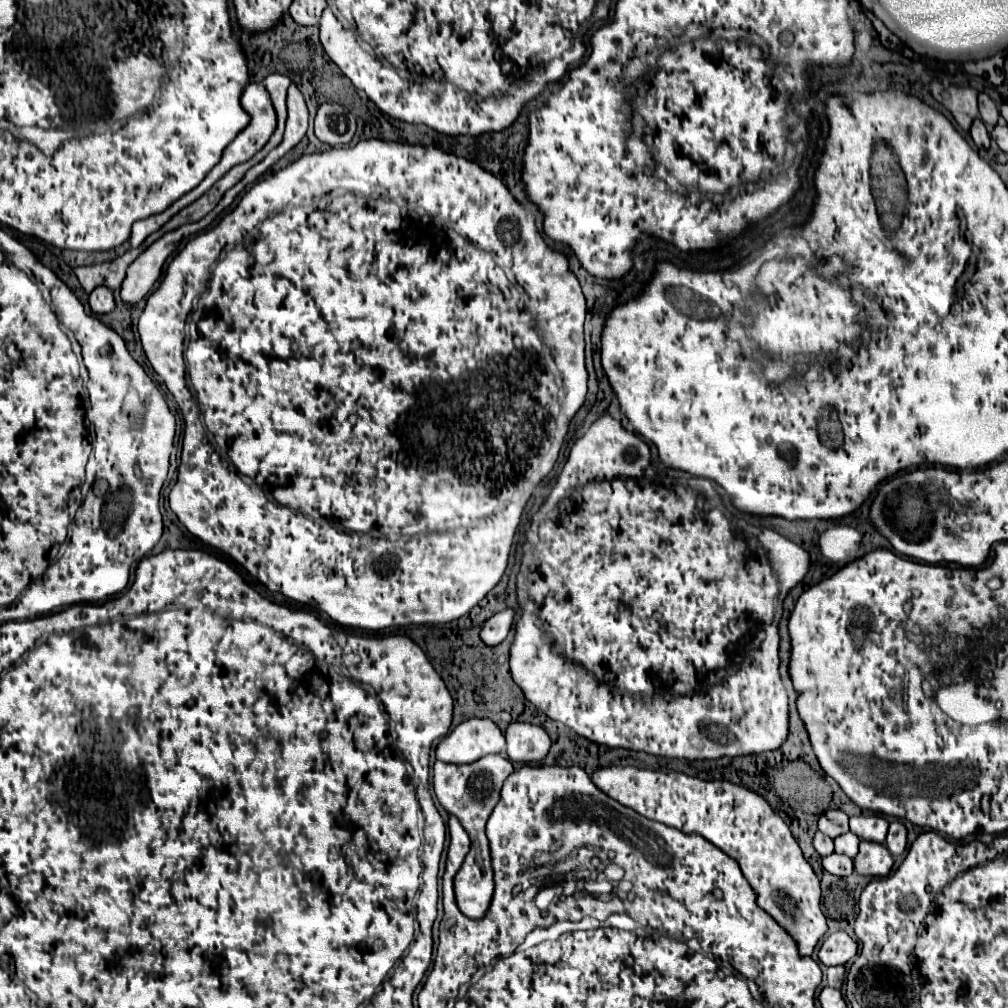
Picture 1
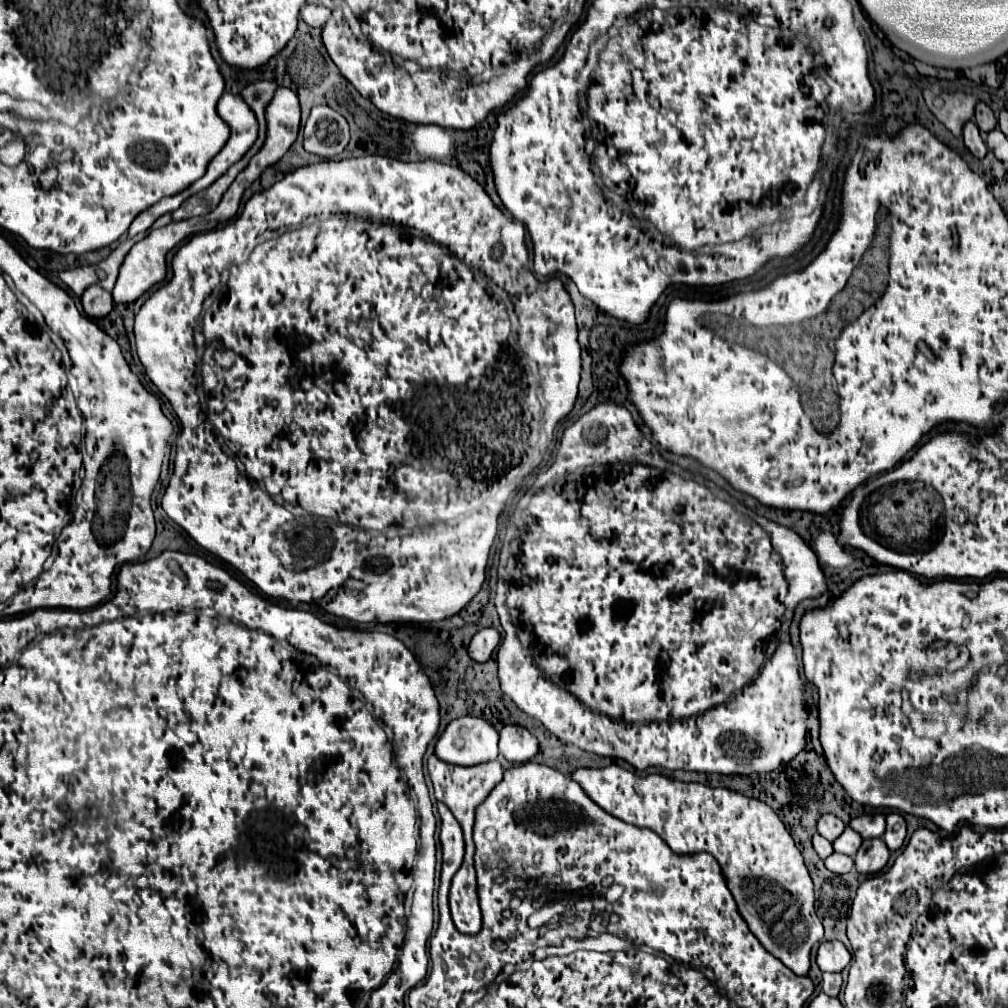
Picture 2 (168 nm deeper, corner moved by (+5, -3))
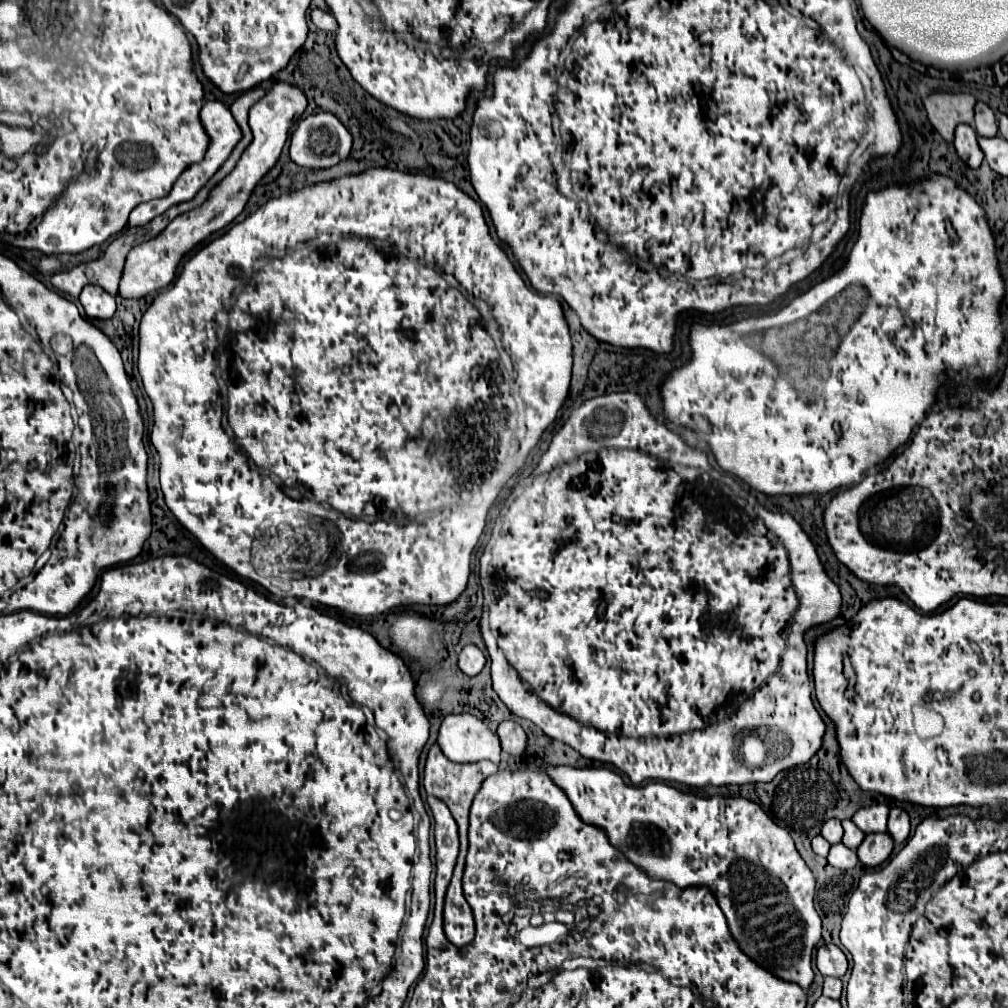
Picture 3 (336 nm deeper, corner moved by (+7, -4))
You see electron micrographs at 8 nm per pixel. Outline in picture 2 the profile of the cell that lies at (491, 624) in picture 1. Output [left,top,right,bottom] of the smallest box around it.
[469,627,501,663]

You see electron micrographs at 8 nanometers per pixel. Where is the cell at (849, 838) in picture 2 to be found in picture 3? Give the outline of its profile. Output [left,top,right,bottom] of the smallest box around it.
[841,820,865,850]

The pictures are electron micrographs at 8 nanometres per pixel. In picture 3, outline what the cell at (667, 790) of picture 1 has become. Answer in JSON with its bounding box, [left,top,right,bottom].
[531,764,821,990]

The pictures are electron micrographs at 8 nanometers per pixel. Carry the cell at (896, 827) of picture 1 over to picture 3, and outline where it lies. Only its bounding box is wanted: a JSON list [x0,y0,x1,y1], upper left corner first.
[889,808,909,844]

